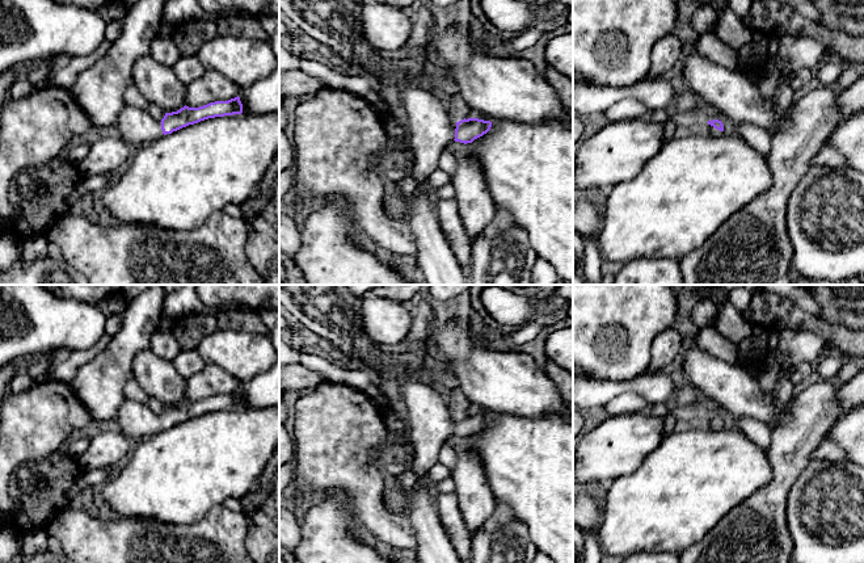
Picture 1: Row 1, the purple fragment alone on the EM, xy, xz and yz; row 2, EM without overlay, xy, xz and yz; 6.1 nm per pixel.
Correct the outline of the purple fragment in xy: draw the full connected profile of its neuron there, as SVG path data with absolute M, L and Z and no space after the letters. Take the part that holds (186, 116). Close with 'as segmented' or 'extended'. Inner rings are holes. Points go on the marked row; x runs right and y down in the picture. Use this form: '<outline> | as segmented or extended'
M240 97L215 101L199 108L184 106L177 112L165 113L159 122L148 110L126 105L115 121L115 133L134 150L201 121L243 113Z | extended

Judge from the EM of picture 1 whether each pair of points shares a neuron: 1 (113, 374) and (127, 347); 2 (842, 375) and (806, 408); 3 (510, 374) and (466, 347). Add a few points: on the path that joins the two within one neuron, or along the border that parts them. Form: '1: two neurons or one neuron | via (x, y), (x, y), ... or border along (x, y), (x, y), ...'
1: one neuron | via (113, 368), (121, 353)
2: two neurons | border along (833, 379), (838, 385)
3: one neuron | via (500, 374), (493, 374), (476, 357)

